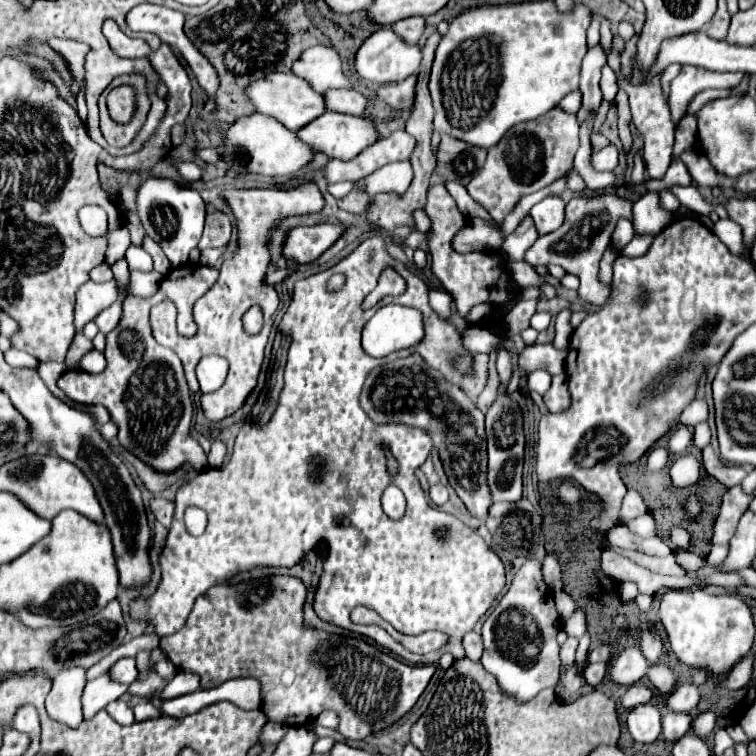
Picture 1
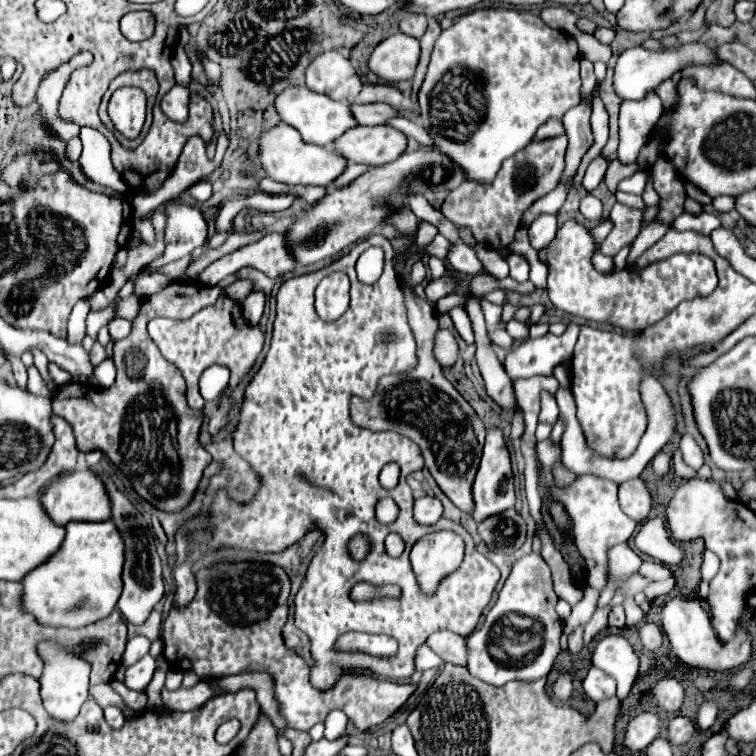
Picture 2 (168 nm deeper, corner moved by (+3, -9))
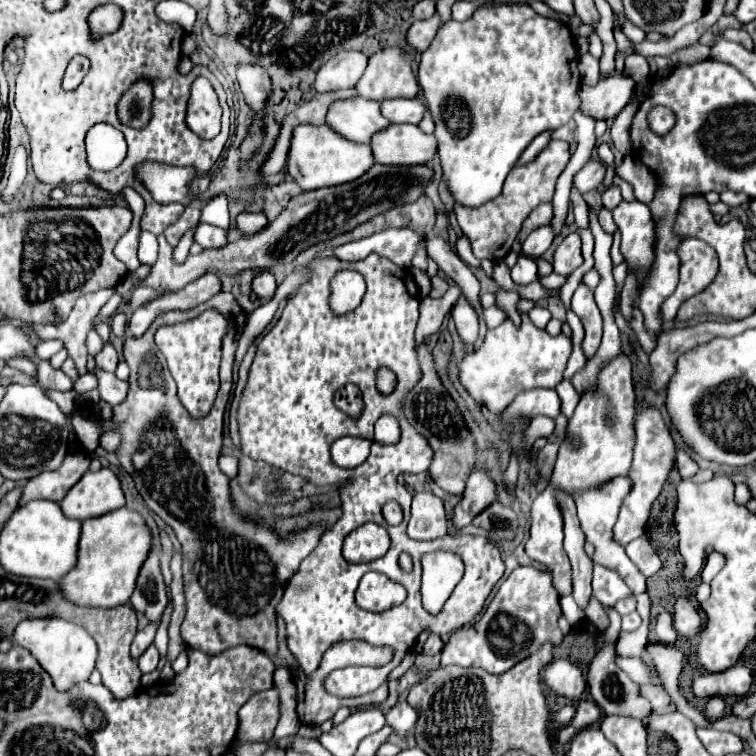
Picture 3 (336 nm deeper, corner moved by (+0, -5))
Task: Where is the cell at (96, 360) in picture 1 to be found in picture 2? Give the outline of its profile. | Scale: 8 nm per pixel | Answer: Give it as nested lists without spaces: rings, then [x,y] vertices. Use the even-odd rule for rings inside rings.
[[[105,359],[101,365],[97,365],[95,373],[93,373],[93,377],[97,377],[103,387],[111,387],[115,381],[115,375],[117,375],[117,371],[115,371],[115,365],[111,359]]]

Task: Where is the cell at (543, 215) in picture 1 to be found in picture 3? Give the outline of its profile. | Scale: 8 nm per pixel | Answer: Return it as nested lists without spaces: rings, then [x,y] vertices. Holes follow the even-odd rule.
[[[542,225],[538,229],[534,229],[528,239],[522,243],[522,253],[528,257],[542,257],[546,253],[546,249],[552,245],[554,241],[554,229],[552,225]]]

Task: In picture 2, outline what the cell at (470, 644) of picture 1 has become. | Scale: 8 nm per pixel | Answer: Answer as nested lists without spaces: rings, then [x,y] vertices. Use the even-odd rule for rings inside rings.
[[[439,631],[439,633],[433,633],[427,639],[427,645],[445,663],[465,665],[465,639],[461,635],[455,635],[455,633],[449,633],[449,631]]]

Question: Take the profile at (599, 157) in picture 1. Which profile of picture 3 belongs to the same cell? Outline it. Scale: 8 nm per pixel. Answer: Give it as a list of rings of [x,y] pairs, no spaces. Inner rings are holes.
[[[592,159],[574,175],[574,185],[580,193],[586,193],[598,189],[604,181],[604,175],[606,175],[606,165],[600,159]]]

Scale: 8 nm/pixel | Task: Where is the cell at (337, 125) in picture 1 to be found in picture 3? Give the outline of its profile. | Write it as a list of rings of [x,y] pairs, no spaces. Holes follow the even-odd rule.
[[[390,125],[388,129],[380,129],[380,133],[372,137],[370,145],[372,145],[374,161],[382,165],[420,165],[420,163],[428,163],[436,153],[434,135],[422,133],[416,125]]]

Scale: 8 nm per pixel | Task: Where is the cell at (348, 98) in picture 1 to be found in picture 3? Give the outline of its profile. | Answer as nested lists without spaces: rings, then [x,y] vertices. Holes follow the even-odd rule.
[[[388,99],[380,101],[380,113],[392,123],[418,123],[424,113],[424,103],[418,99]]]

